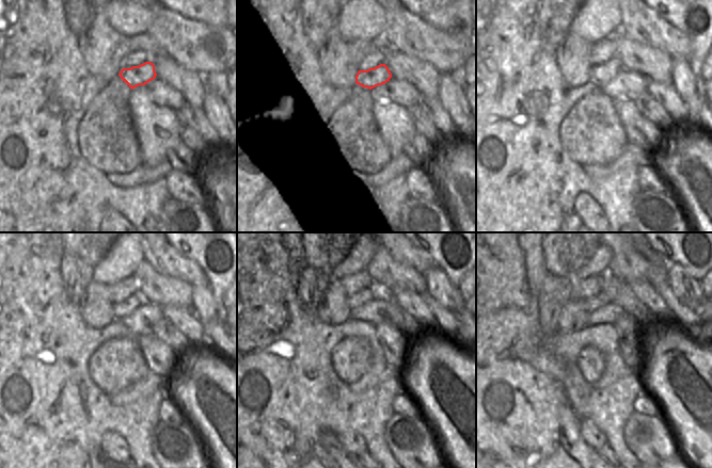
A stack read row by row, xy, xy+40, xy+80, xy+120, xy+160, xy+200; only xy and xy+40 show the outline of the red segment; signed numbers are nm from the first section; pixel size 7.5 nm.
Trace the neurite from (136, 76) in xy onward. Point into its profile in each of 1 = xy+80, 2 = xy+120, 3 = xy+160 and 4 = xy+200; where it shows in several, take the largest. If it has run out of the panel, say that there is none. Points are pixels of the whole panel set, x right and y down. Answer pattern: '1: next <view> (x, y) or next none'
1: next xy+80 (602, 74)
2: next xy+120 (123, 309)
3: next xy+160 (365, 295)
4: next xy+200 (600, 300)

